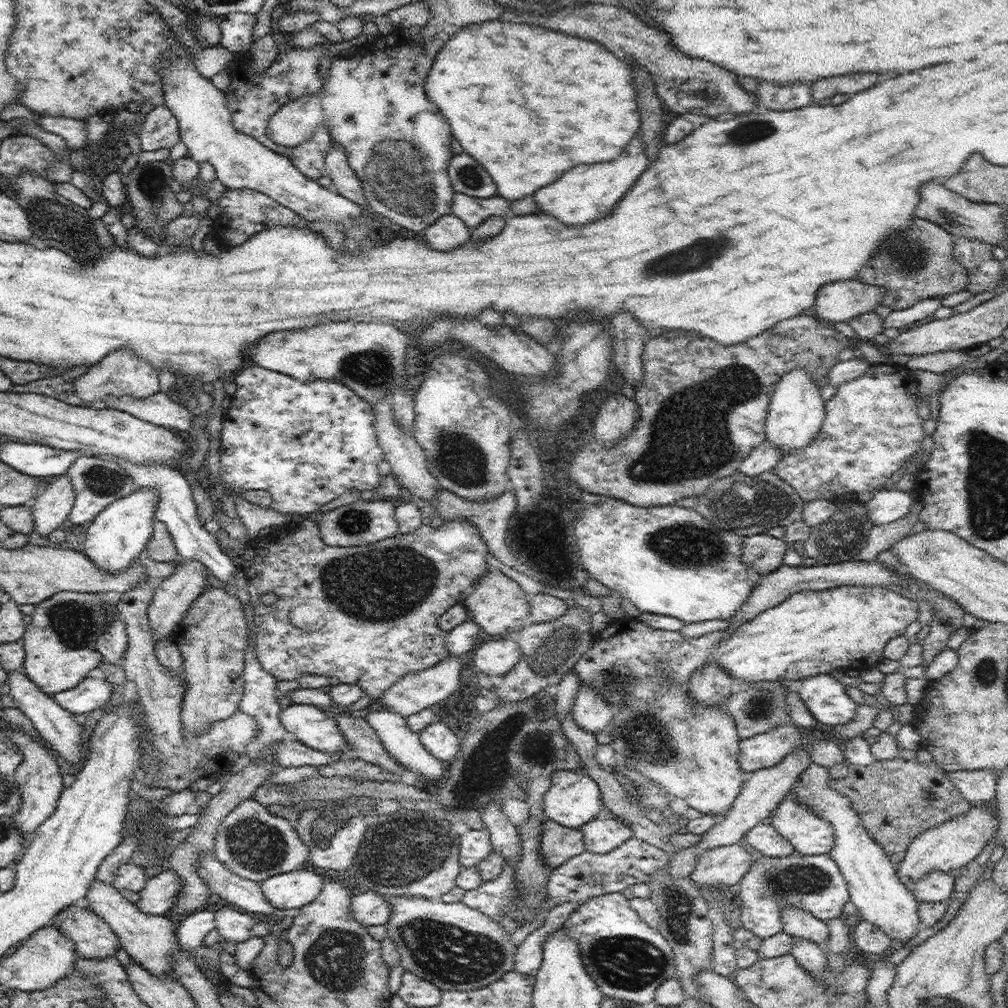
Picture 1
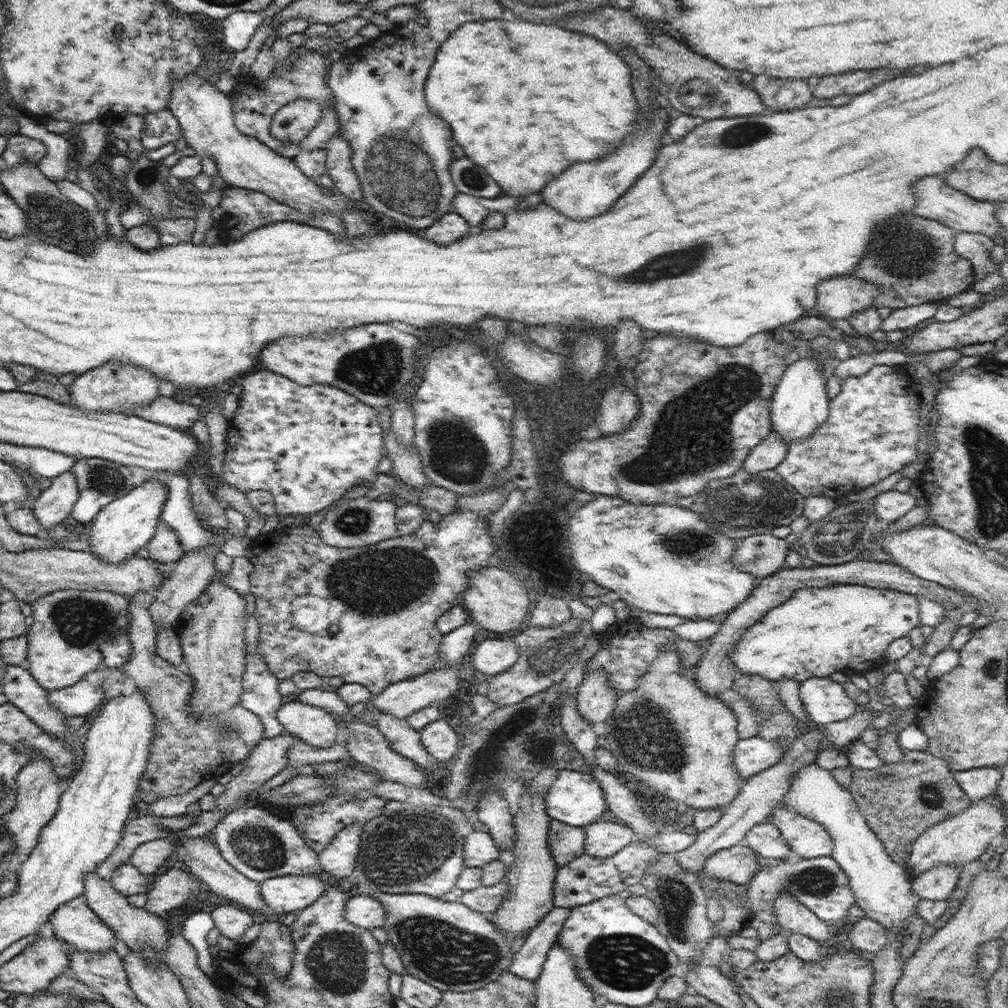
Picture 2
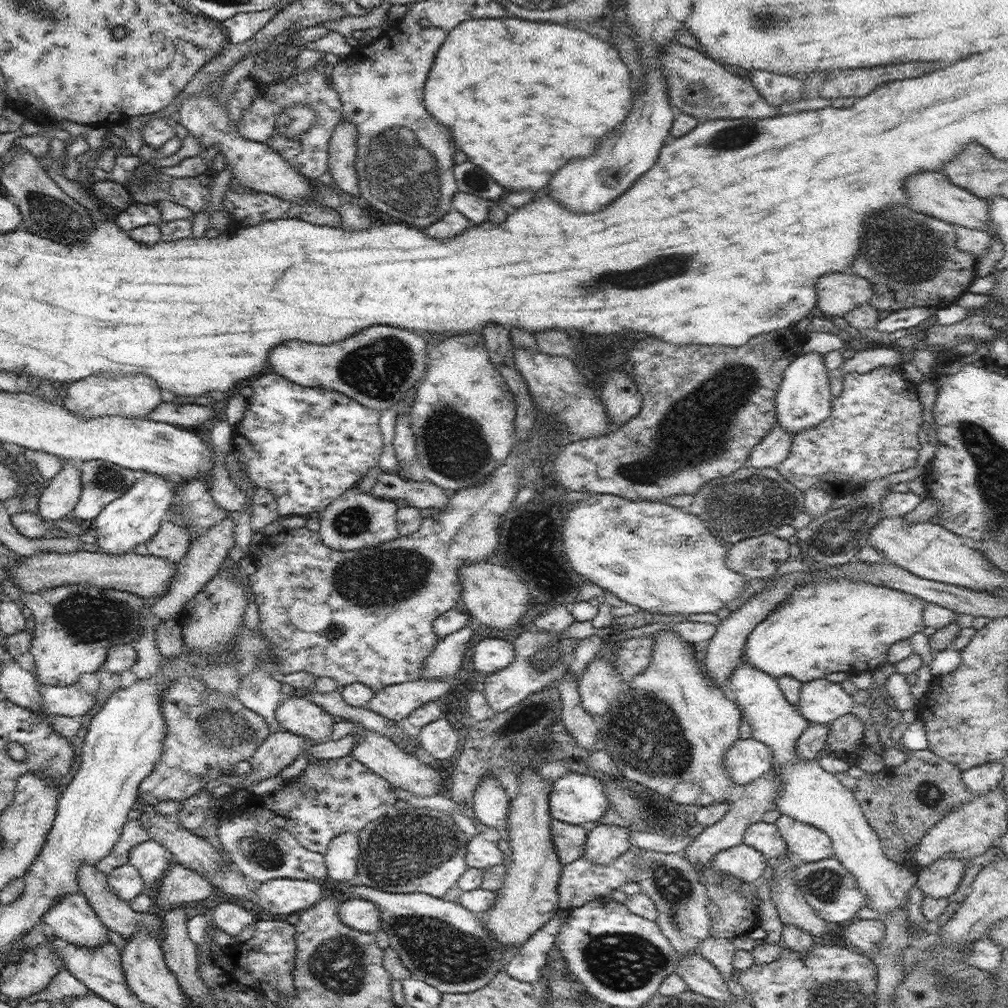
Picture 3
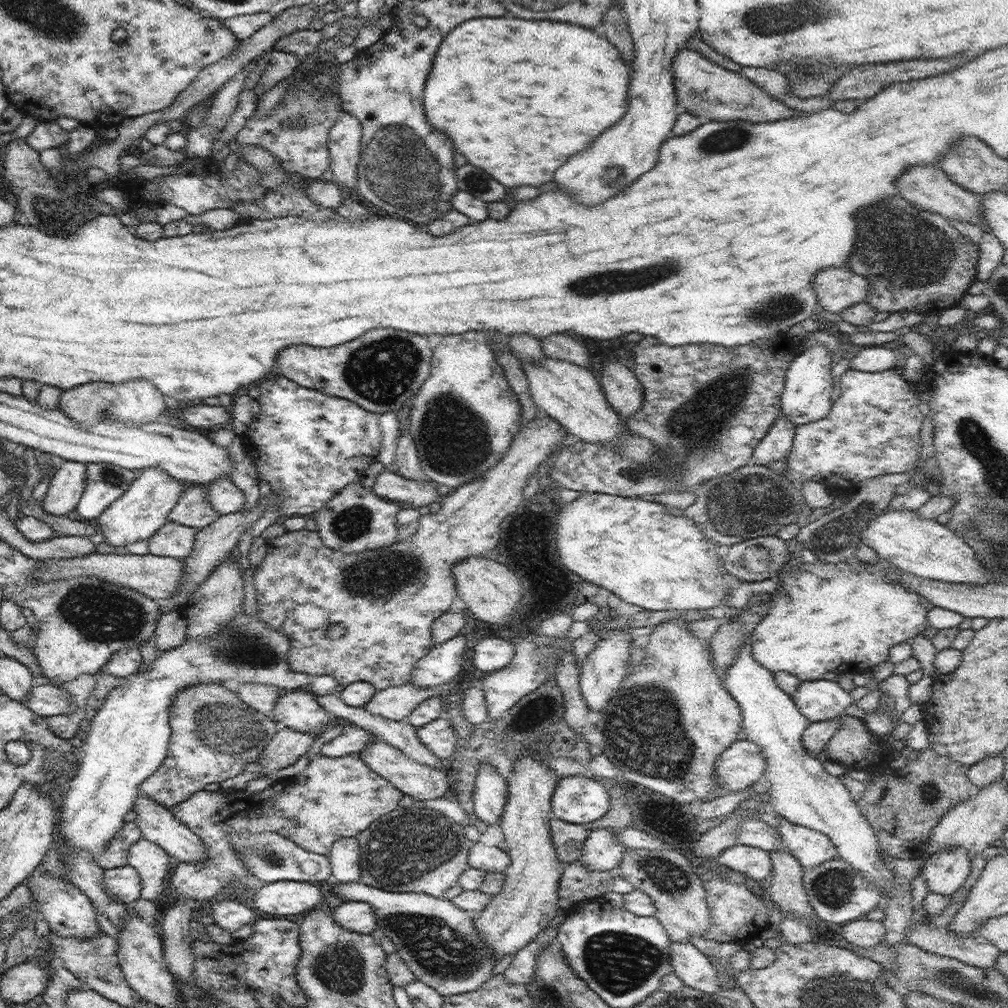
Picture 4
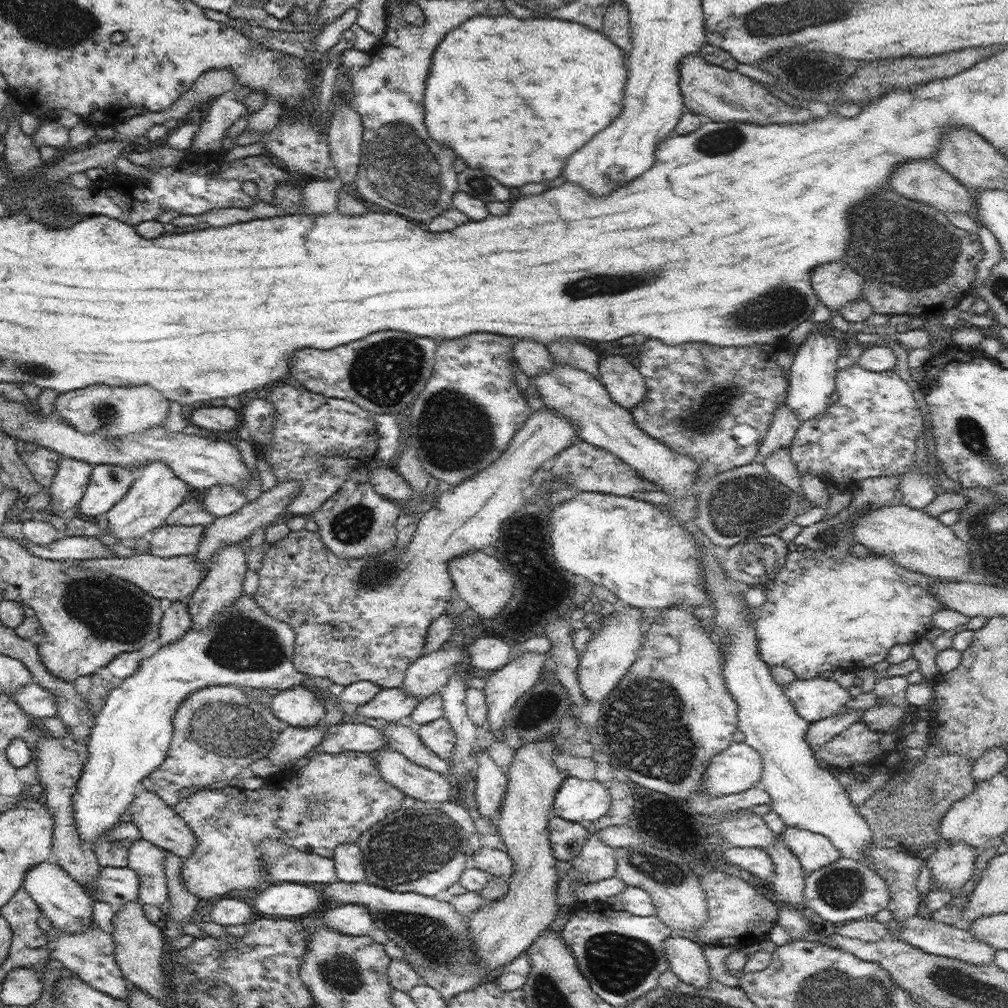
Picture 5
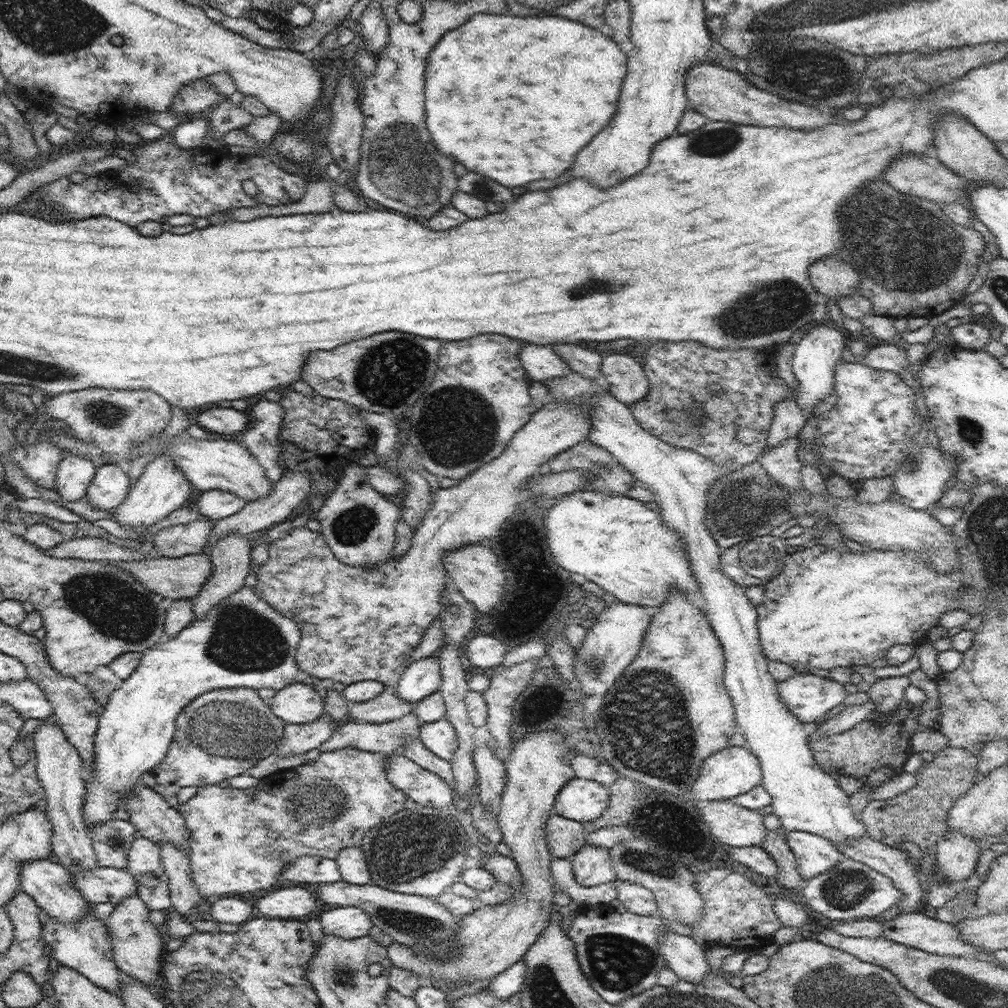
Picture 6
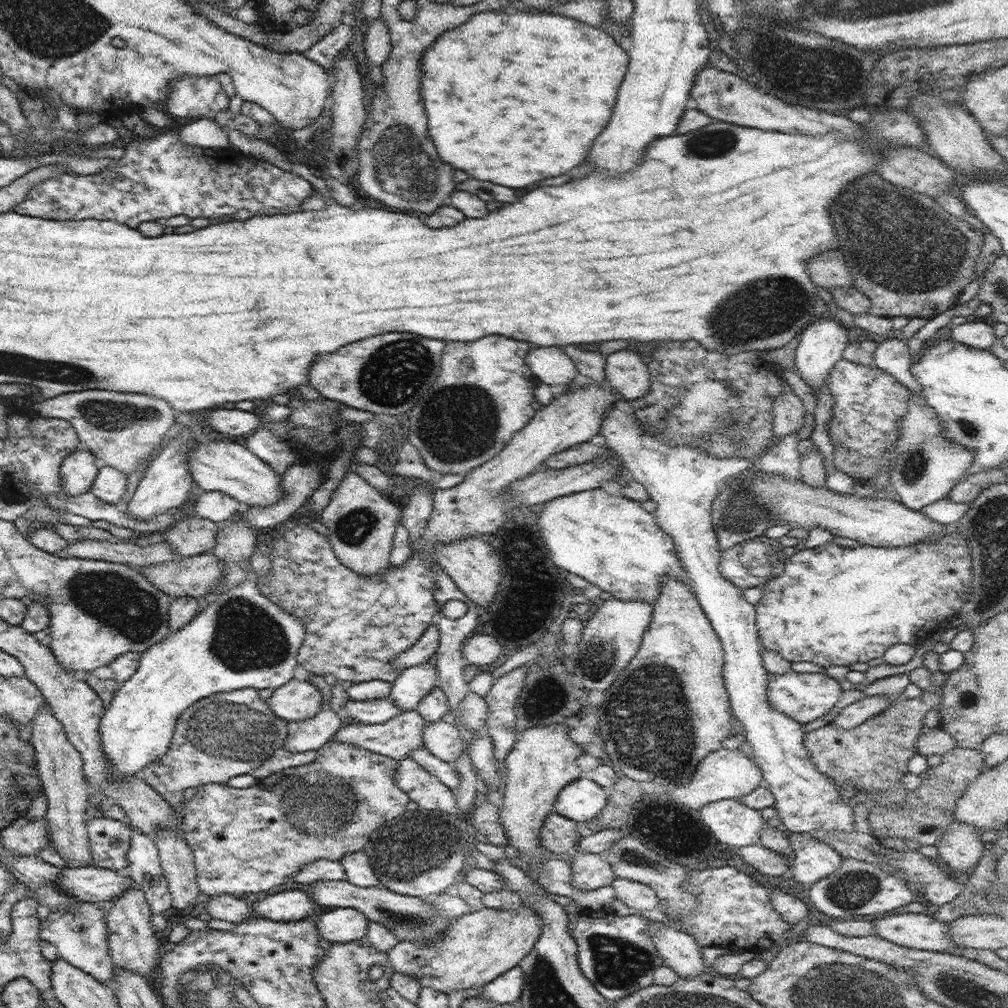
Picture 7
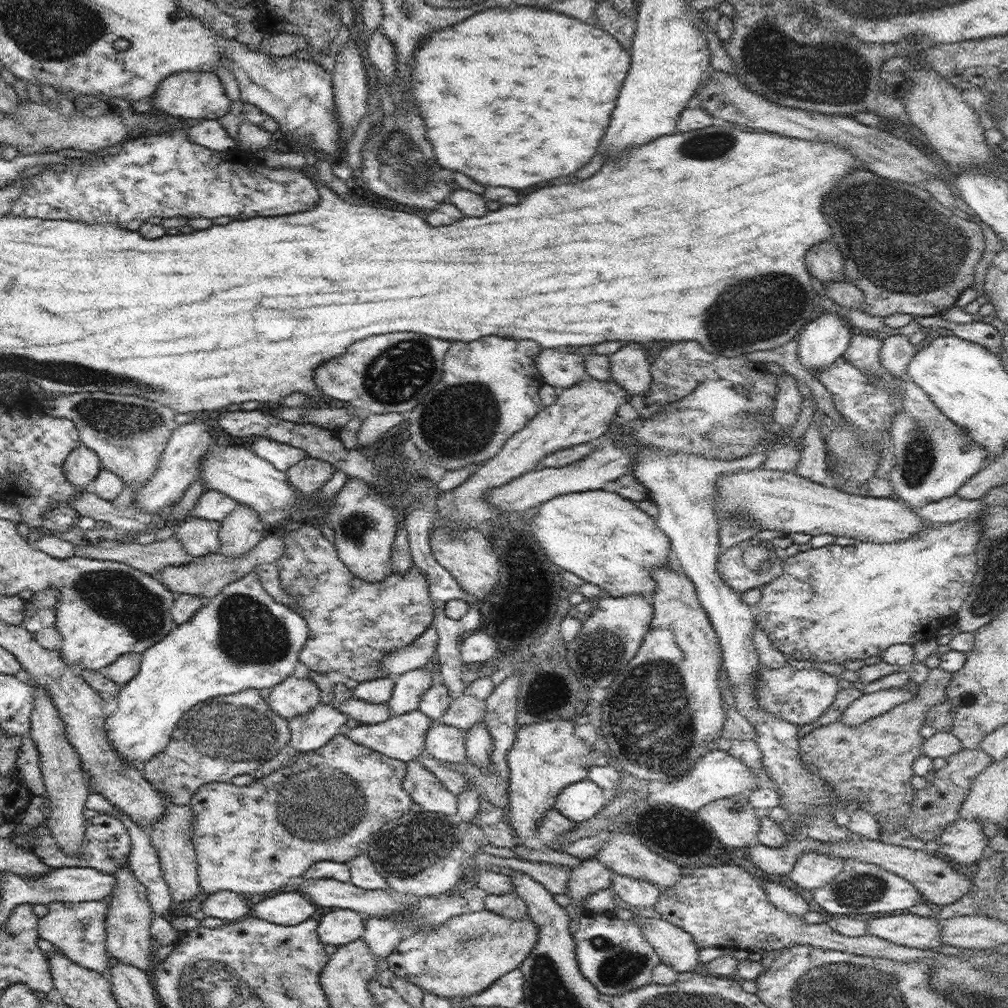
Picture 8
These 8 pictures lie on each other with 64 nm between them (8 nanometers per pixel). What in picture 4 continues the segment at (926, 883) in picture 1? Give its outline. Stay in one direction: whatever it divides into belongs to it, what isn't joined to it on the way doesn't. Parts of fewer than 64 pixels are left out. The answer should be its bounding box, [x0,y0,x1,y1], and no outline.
[922,847,972,895]

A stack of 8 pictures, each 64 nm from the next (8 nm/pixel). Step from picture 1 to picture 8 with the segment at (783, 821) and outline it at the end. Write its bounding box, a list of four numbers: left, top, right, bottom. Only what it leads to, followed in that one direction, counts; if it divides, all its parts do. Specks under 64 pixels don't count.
[789,852,843,891]

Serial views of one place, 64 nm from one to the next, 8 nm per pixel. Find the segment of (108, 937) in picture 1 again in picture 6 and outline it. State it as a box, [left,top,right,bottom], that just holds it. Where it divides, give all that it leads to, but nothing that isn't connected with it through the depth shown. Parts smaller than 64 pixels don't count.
[19,858,91,924]

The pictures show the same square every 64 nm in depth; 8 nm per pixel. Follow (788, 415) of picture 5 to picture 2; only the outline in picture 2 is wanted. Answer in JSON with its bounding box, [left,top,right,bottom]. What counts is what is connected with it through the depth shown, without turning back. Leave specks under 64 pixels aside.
[743,433,789,473]

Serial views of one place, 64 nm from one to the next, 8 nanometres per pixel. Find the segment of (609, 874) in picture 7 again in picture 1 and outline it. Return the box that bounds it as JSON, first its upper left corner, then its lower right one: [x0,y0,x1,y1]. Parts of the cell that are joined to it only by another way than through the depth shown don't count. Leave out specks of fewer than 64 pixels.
[580,814,633,854]

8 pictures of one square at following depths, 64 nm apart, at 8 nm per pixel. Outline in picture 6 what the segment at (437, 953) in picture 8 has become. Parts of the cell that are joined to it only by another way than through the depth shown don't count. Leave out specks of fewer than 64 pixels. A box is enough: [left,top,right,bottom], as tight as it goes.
[387,730,577,987]

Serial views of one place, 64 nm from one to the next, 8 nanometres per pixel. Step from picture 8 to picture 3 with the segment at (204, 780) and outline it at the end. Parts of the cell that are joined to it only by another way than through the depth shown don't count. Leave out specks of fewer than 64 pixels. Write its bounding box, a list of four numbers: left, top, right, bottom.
[139,677,271,805]

